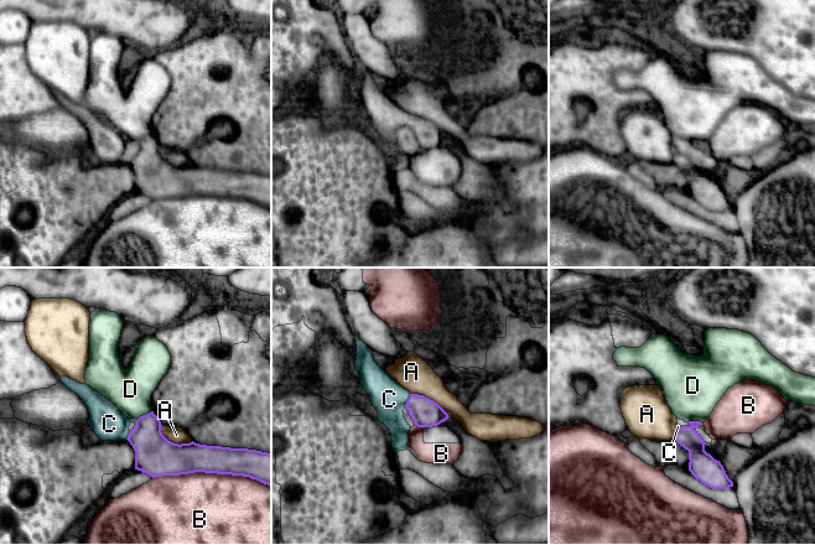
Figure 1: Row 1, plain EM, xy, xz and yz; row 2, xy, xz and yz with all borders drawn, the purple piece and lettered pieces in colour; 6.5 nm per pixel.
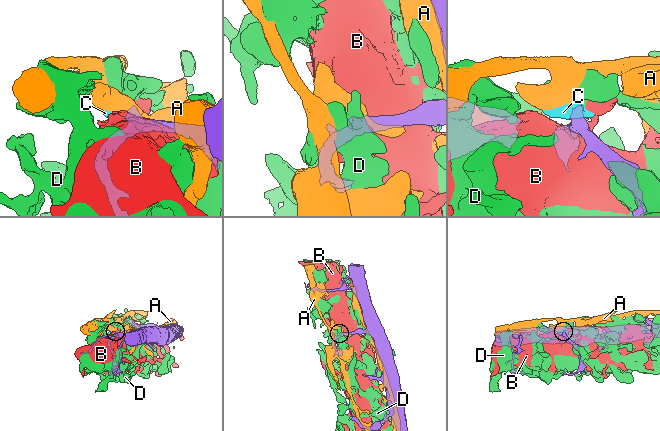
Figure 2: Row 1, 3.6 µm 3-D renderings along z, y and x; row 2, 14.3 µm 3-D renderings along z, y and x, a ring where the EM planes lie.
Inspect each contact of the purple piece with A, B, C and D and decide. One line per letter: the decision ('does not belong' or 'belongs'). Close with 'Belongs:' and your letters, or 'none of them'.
A: does not belong
B: does not belong
C: belongs
D: does not belong
Belongs: C

